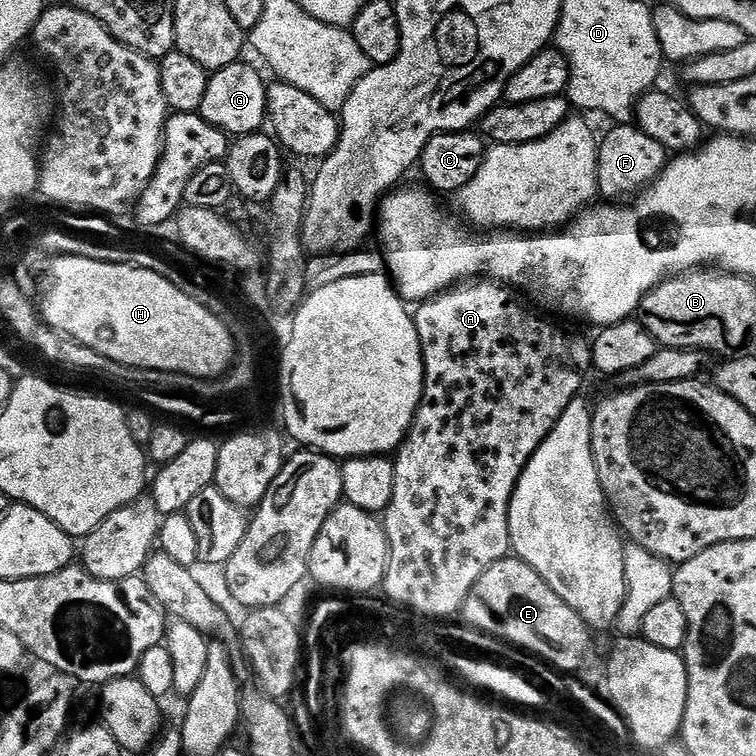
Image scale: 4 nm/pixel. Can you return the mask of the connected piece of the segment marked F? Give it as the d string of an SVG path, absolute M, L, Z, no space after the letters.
M635 123L612 126L598 144L598 182L599 195L608 202L620 202L635 197L652 184L668 163L670 153L650 134L646 134Z

